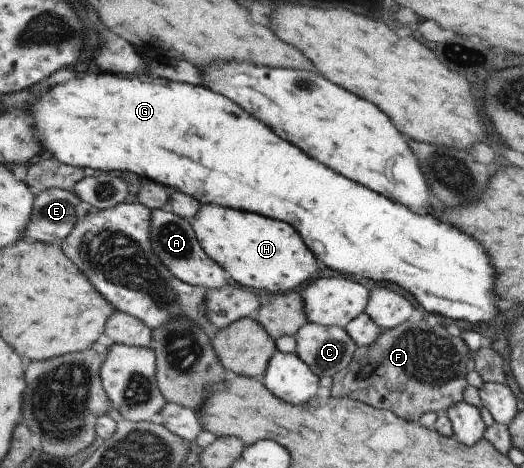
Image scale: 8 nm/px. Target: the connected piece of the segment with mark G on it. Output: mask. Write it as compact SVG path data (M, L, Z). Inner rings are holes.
M92 73L92 75L84 75L82 79L72 79L68 83L60 83L50 87L50 91L42 97L38 97L32 103L32 119L34 119L34 131L38 131L38 143L44 145L44 150L48 151L54 157L58 157L62 163L74 165L82 169L100 169L100 171L124 171L136 173L140 178L148 177L156 183L164 183L168 187L174 187L174 190L188 193L192 197L196 197L200 203L218 204L224 207L234 207L234 209L242 209L242 211L254 212L266 217L274 217L274 219L282 219L286 223L294 223L294 227L298 227L298 231L302 231L302 237L306 239L306 243L310 243L310 247L314 247L314 253L318 255L318 259L322 263L326 263L330 269L334 271L344 271L344 275L352 275L352 277L366 277L372 281L380 281L380 279L388 279L390 283L402 287L404 291L410 293L426 307L426 311L430 314L446 315L452 319L462 319L462 321L470 321L474 325L478 323L492 323L494 317L498 315L498 307L496 307L496 293L494 293L494 265L492 265L492 257L488 255L486 247L476 241L474 237L466 235L464 231L460 231L458 227L452 227L444 221L438 221L432 215L418 215L414 211L410 211L408 207L394 203L386 197L380 197L378 193L374 193L372 189L346 179L344 175L330 171L330 167L314 161L312 157L308 157L304 151L300 151L296 145L292 145L290 141L282 141L282 137L268 127L266 123L262 123L260 119L256 119L254 115L250 115L246 109L242 109L236 101L214 93L212 89L206 91L206 87L196 87L190 83L172 83L168 79L154 79L150 75L112 75L112 73Z

